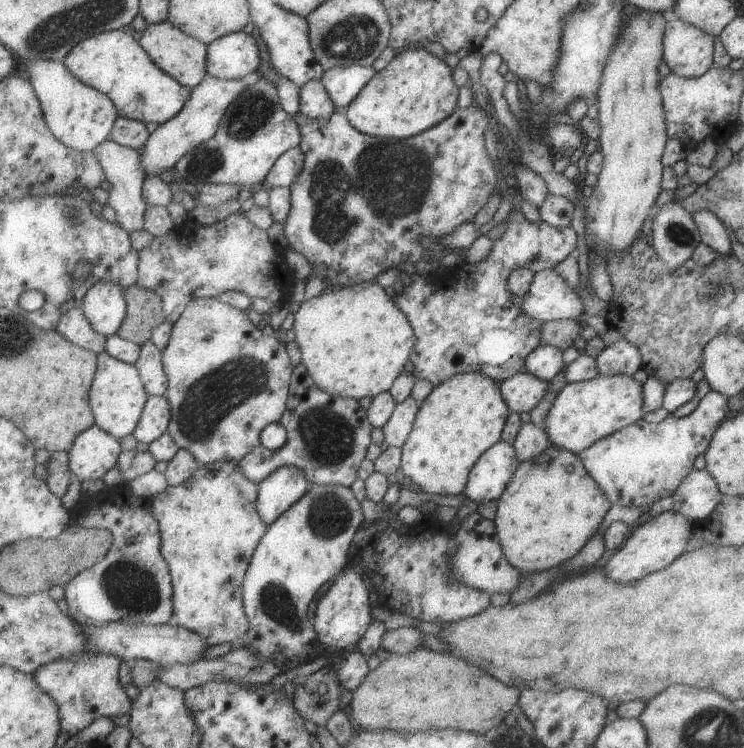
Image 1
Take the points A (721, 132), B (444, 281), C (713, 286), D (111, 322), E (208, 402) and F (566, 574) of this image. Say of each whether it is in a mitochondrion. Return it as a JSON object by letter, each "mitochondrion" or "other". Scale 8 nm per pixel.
{"A":"other","B":"other","C":"mitochondrion","D":"other","E":"mitochondrion","F":"other"}

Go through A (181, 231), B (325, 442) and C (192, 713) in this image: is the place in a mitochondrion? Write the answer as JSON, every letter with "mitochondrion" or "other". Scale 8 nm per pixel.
{"A":"other","B":"mitochondrion","C":"other"}

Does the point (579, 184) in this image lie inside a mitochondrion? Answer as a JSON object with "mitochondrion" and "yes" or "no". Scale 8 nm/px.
{"mitochondrion":"no"}

